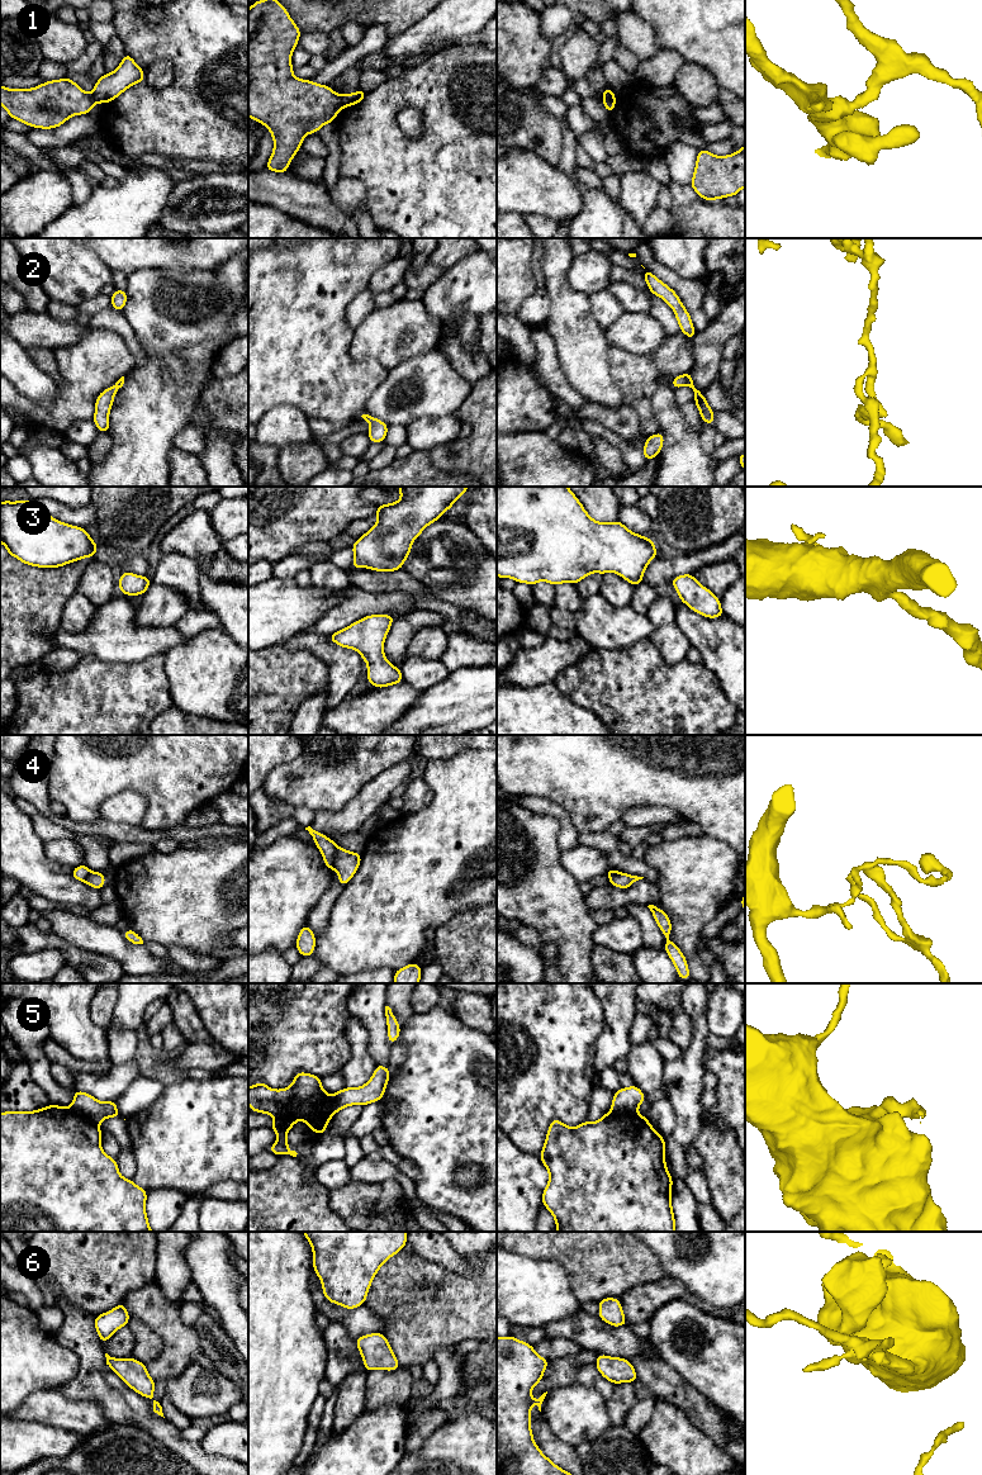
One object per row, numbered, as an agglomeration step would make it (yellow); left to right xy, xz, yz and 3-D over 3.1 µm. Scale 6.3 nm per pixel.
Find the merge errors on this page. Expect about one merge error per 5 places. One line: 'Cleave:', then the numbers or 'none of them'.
Cleave: 1, 4

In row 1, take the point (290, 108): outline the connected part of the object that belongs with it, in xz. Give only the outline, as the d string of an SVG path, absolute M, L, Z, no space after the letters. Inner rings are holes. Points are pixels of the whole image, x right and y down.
M277 0L253 1L248 9L248 117L271 133L274 150L266 170L272 172L288 174L288 166L302 148L304 137L333 123L345 108L342 95L328 85L294 76L291 54L300 34L300 29Z

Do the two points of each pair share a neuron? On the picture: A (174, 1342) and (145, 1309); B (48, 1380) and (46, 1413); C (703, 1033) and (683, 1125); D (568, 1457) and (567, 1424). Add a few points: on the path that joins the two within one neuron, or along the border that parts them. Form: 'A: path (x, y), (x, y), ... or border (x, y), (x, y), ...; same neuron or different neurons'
A: path (170, 1333), (153, 1317); same neuron
B: border (58, 1388), (33, 1391), (20, 1404); different neurons
C: path (692, 1056), (687, 1072), (687, 1103); same neuron
D: border (546, 1423), (559, 1440), (574, 1449); different neurons

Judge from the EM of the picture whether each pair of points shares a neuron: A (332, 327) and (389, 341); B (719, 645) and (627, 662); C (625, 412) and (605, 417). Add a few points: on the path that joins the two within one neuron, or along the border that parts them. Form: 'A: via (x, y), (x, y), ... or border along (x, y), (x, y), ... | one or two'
A: border along (352, 330), (349, 354), (355, 359), (370, 357) | two
B: border along (701, 662), (716, 677), (720, 684) | two
C: via (620, 417), (610, 417) | one

